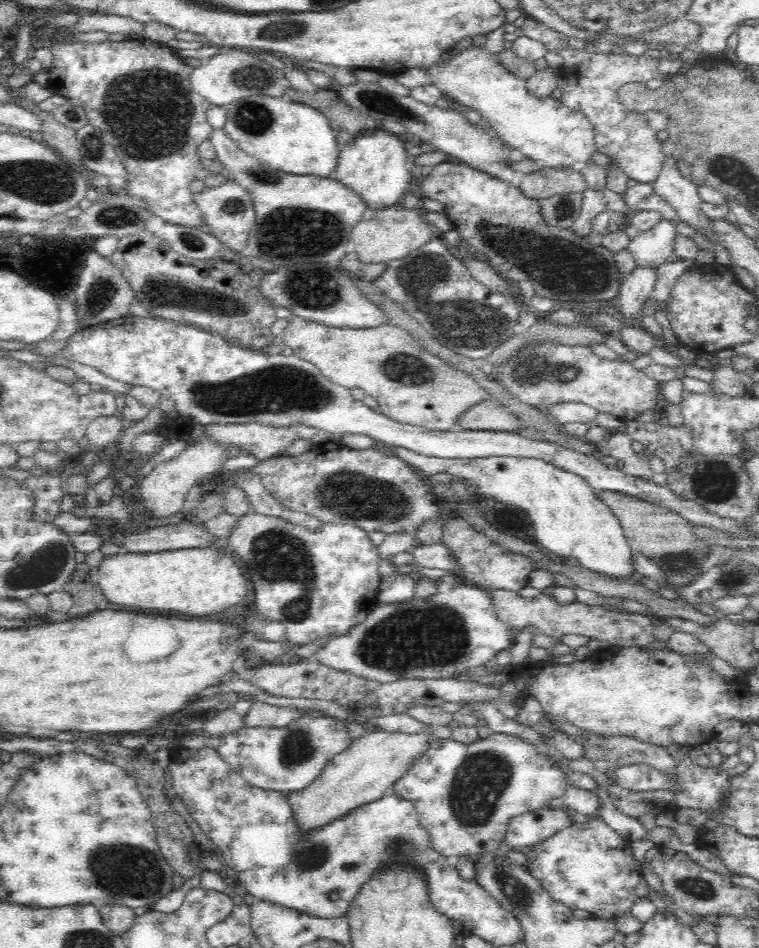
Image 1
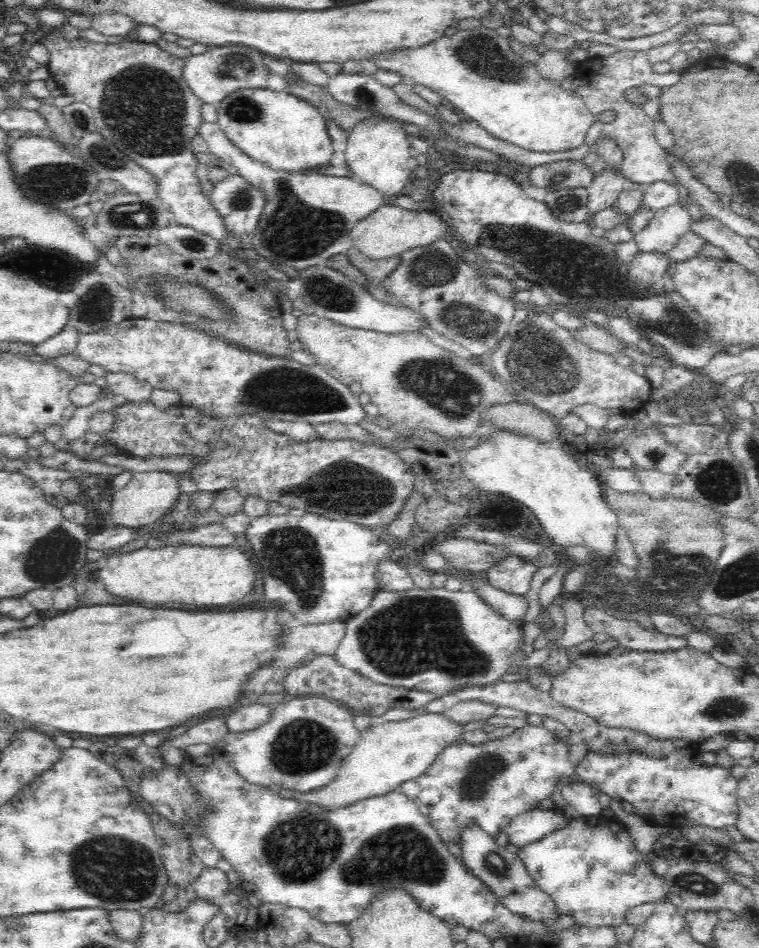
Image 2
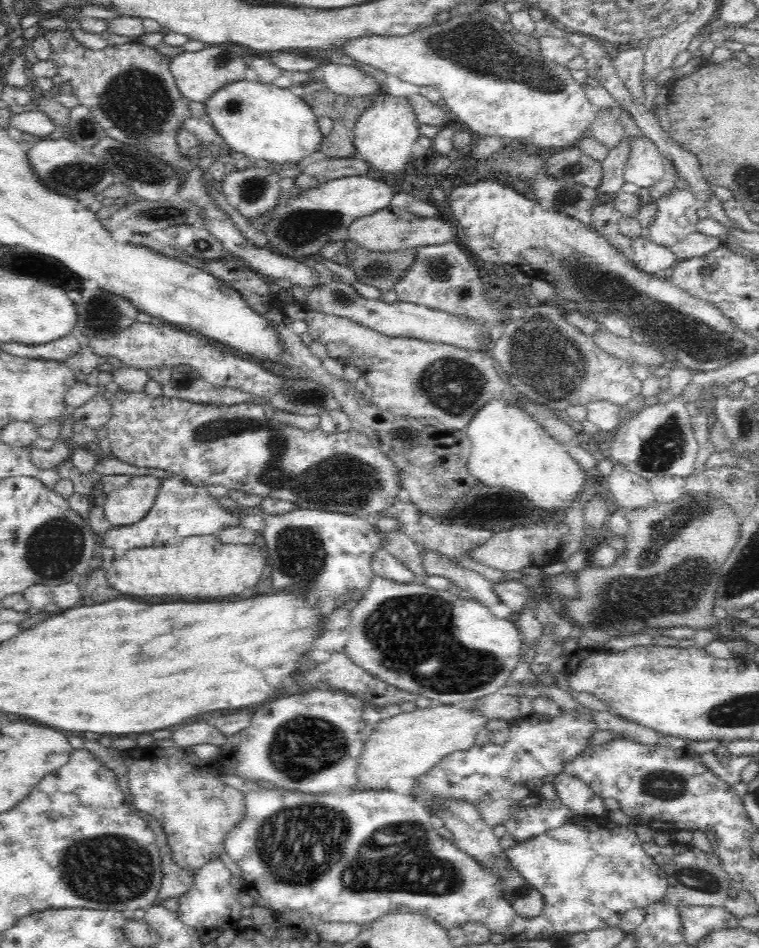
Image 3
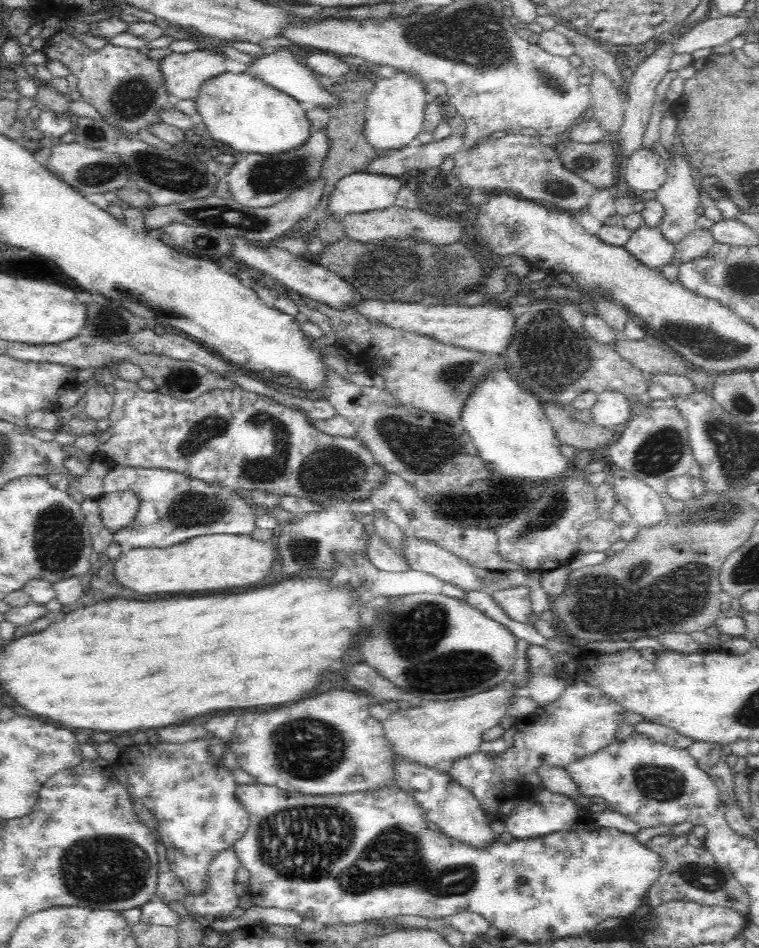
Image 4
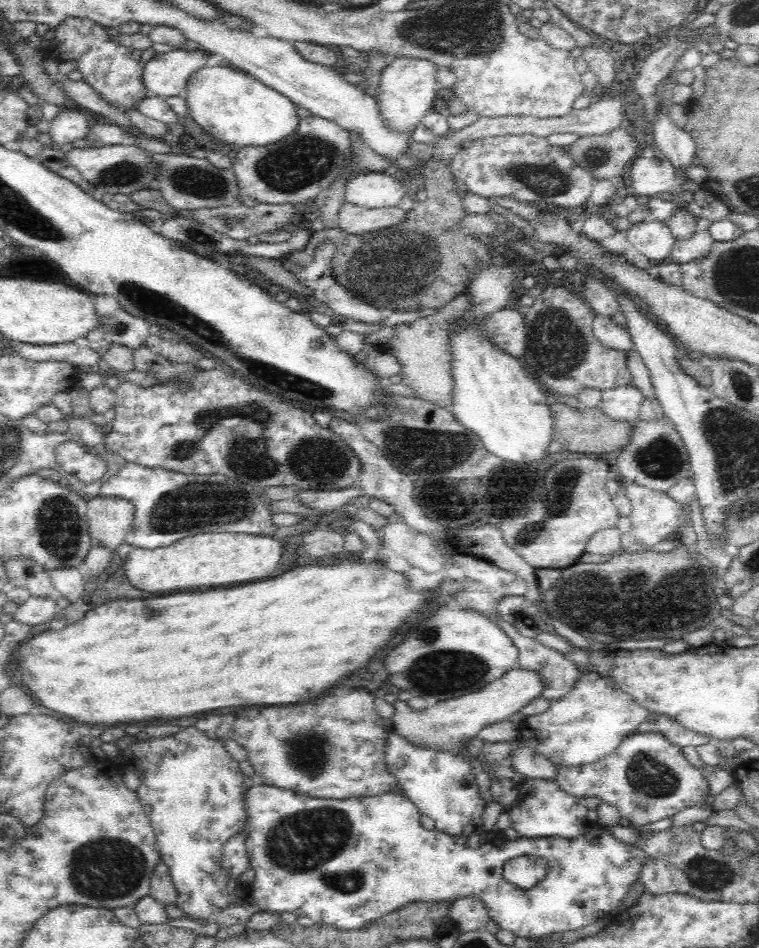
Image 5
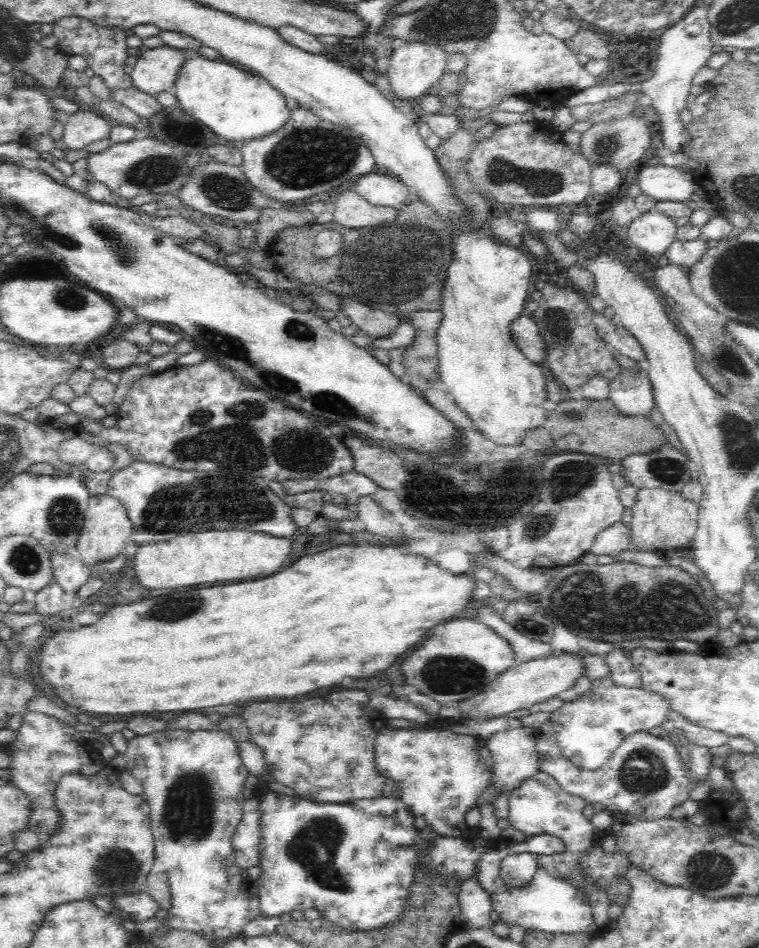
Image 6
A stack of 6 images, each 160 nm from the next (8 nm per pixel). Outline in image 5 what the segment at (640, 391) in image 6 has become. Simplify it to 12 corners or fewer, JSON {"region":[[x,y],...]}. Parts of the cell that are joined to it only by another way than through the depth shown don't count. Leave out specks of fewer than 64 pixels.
{"region":[[634,385],[601,391],[598,407],[616,422],[639,421],[642,393]]}

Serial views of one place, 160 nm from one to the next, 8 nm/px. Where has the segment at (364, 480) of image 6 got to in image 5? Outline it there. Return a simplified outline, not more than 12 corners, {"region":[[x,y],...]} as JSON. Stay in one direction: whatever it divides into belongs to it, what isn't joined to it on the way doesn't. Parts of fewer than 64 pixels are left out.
{"region":[[361,487],[299,491],[304,506],[325,513],[340,510],[362,494]]}

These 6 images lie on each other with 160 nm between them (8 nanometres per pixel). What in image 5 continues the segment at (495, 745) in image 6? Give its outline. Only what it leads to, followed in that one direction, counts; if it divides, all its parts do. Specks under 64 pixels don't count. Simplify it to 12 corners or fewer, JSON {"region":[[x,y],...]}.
{"region":[[528,747],[509,764],[528,779],[555,781],[556,765]]}

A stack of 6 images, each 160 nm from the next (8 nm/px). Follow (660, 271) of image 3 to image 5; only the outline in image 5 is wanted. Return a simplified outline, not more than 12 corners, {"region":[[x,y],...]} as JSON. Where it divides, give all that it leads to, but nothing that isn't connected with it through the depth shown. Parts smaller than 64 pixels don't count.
{"region":[[640,222],[627,239],[652,270],[669,258],[676,241],[667,224]]}

